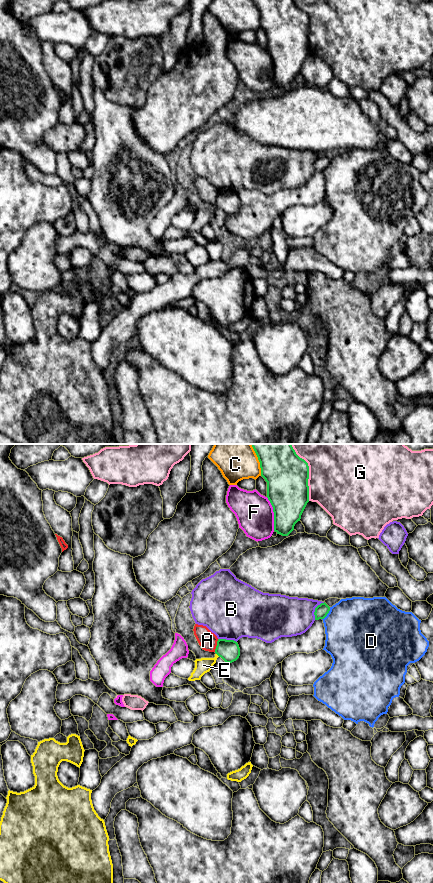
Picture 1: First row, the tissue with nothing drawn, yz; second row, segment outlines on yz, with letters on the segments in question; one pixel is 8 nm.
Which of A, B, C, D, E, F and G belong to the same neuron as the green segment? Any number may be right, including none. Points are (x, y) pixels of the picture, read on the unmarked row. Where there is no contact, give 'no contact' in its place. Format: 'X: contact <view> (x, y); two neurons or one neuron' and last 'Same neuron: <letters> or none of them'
A: contact yz (217, 197); two neurons
B: contact yz (315, 161); two neurons
C: contact yz (259, 13); two neurons
D: contact yz (327, 165); two neurons
E: contact yz (218, 207); two neurons
F: contact yz (274, 66); two neurons
G: contact yz (308, 26); two neurons
Same neuron: none of them

